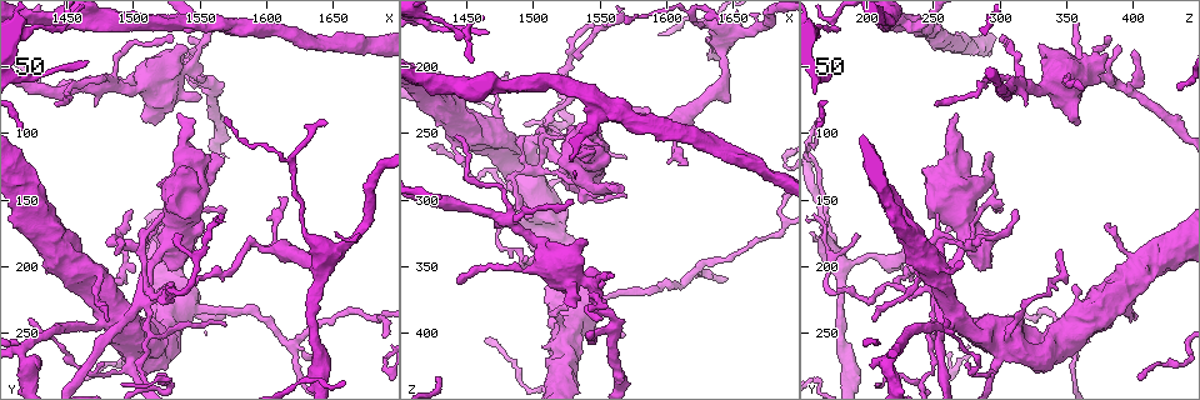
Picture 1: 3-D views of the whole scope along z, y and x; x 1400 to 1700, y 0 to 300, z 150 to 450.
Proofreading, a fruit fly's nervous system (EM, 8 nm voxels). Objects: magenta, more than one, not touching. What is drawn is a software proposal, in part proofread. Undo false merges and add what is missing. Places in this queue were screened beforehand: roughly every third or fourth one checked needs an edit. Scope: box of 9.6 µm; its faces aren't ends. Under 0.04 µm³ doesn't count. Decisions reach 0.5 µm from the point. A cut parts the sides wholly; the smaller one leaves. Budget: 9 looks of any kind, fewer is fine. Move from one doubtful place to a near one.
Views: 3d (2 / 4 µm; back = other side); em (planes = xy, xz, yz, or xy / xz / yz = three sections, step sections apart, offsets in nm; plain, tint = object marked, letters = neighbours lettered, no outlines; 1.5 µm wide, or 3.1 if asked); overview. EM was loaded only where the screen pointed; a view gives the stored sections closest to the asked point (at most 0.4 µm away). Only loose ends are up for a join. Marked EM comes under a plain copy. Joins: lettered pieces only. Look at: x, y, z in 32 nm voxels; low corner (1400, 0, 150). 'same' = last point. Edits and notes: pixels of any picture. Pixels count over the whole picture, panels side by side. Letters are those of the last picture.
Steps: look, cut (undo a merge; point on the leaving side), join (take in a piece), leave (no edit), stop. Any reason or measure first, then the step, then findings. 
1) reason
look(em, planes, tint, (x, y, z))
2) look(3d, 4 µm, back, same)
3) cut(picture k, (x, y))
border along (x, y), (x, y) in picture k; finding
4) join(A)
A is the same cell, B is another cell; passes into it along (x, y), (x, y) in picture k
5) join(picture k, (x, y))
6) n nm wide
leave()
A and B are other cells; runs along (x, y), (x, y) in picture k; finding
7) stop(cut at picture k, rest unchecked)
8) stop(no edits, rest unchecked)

branch stops here
look(em, planes, letters, (1532, 40, 378))

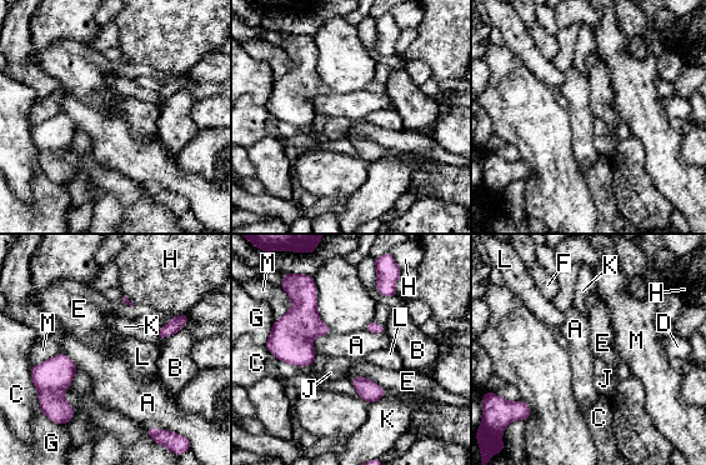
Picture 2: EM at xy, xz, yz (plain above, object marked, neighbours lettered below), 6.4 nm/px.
C touches over 340 nm
leave()
A, B, C, D, E, F, G, H, J, K, L and M are other cells; none of them fits

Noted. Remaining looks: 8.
free end
look(3d, 2 µm, (1610, 148, 272))

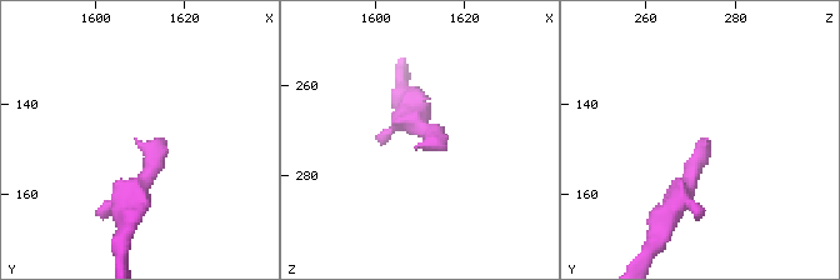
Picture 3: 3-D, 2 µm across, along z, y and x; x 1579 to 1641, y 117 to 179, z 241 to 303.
look(em, yz, step 4, letters, (1609, 148, 273))

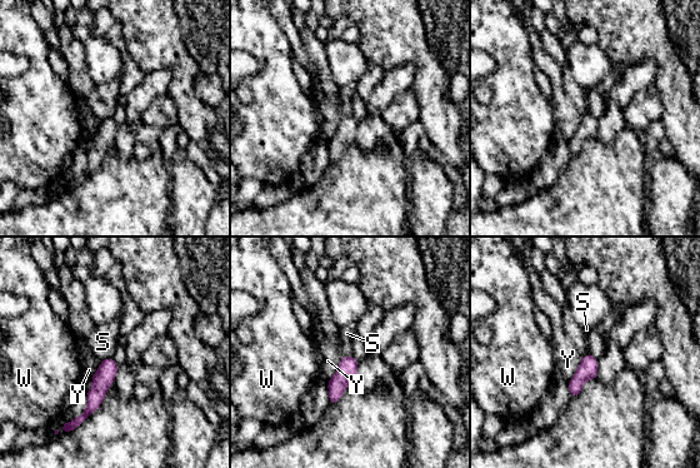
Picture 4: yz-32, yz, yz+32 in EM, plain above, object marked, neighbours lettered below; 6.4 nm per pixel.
leave()
S, W and Y are other cells; border along (111, 357), (101, 361) in picture 4; none of them fits

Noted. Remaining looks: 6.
look(3d, 4 µm, back, (1448, 194, 272))

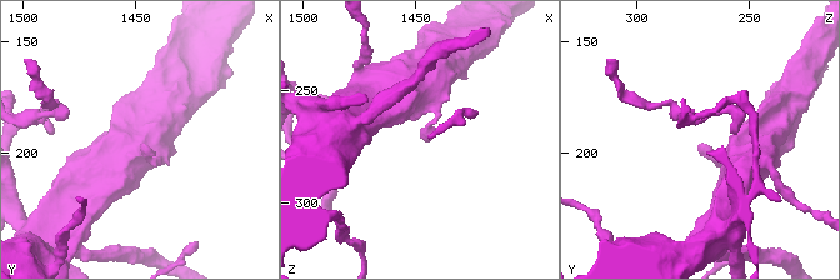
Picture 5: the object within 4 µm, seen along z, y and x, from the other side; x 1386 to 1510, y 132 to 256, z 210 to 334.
look(em, xz, step 8, letters, (1448, 197, 270))

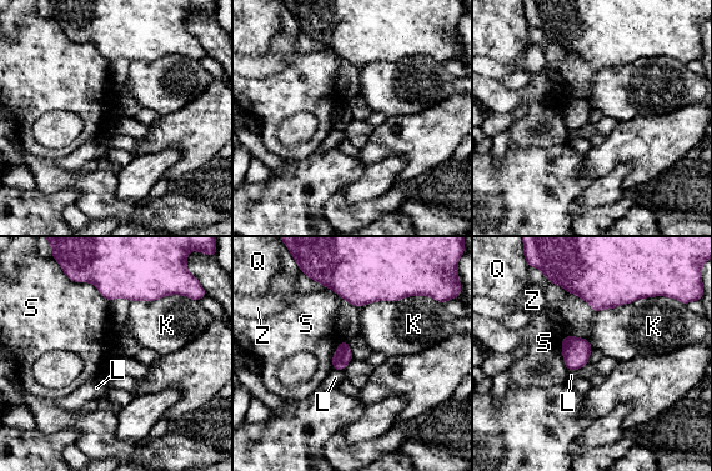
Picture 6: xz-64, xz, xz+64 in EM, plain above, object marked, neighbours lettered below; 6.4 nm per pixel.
K touches over 400 nm
leave()
K, L, Q, S and Z are other cells; border along (71, 280), (93, 284), (109, 300) in picture 6; no lettered piece goes on from it

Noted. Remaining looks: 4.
free end
look(em, yz, step 4, tint, (1430, 272, 200))

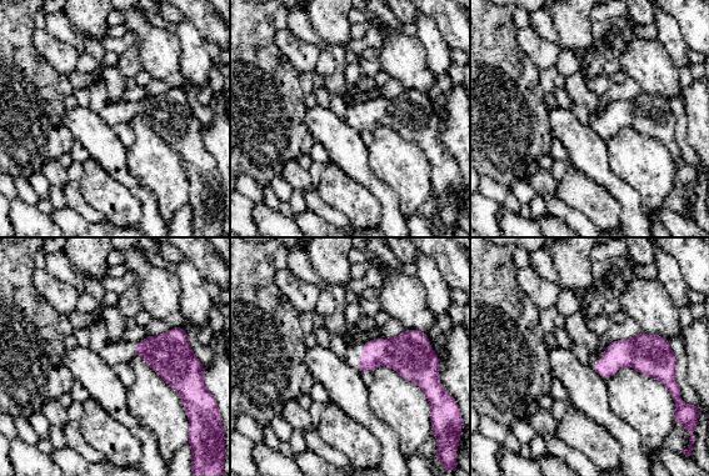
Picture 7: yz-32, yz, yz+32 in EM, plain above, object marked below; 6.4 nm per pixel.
look(em, planes, letters, same)

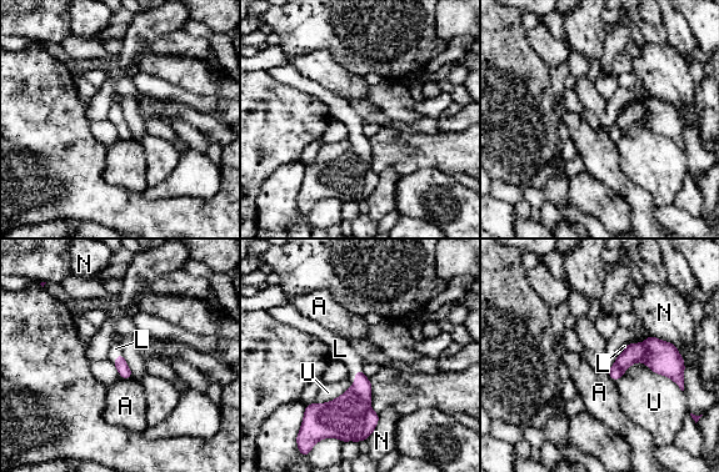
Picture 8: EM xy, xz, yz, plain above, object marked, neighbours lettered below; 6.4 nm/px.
join(L)
L is the same cell, A, N and U are other cells; passes into it along (350, 413), (355, 376), (340, 349) in picture 8; the neuron continues

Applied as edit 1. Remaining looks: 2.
stop(join at picture 8, rest unchecked)

